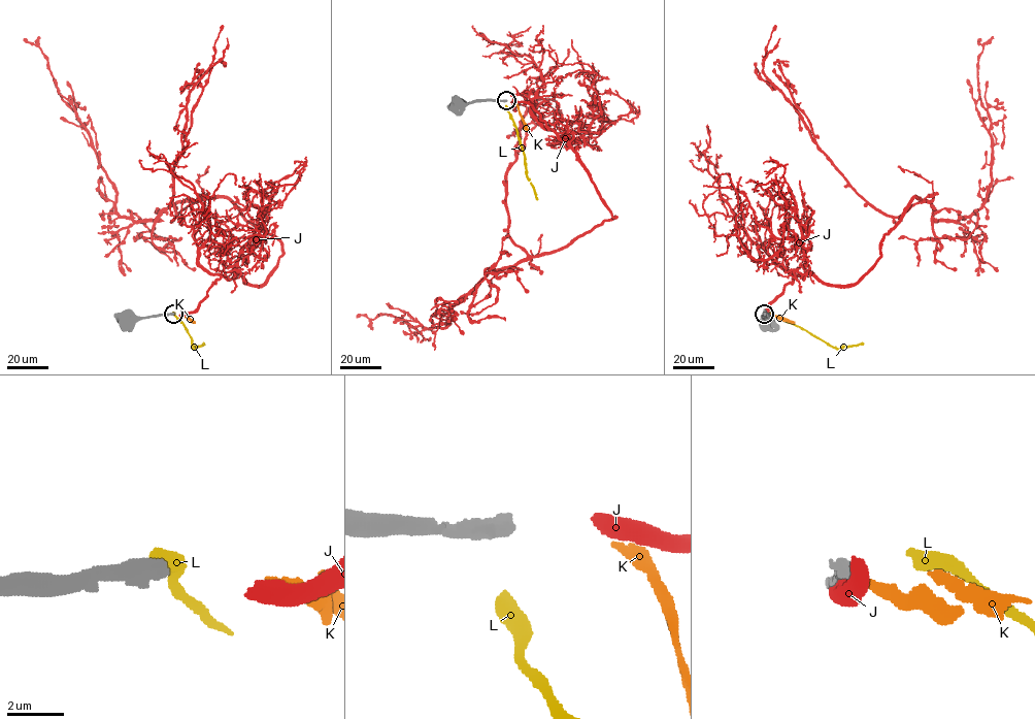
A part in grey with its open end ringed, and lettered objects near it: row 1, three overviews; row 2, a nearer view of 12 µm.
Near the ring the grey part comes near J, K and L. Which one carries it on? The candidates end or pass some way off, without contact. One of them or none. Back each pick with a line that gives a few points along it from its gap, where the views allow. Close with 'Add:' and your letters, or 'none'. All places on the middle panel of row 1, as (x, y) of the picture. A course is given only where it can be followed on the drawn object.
J: via (511, 100), (528, 102), (570, 144), (615, 217), (561, 250), (491, 269), (444, 327), (357, 317)
Add: J

